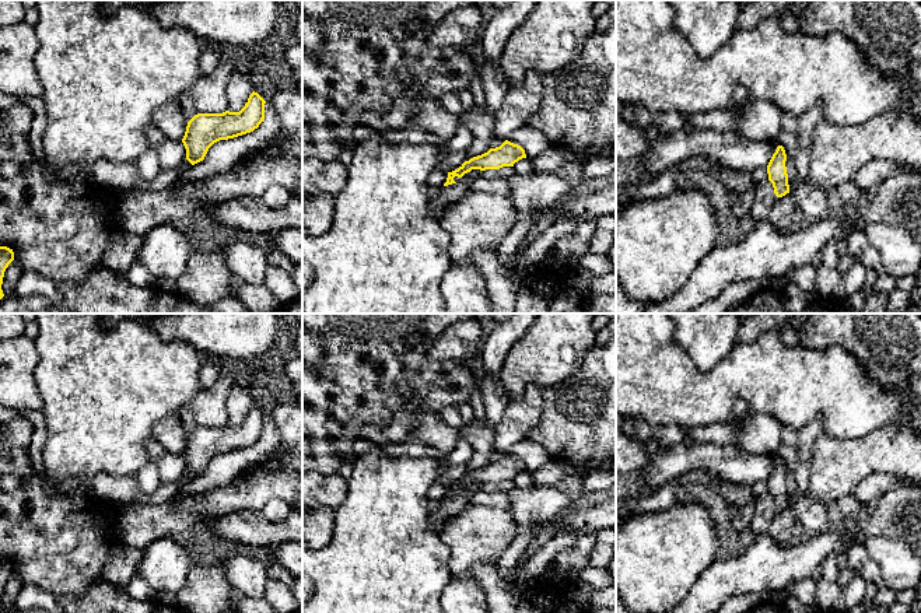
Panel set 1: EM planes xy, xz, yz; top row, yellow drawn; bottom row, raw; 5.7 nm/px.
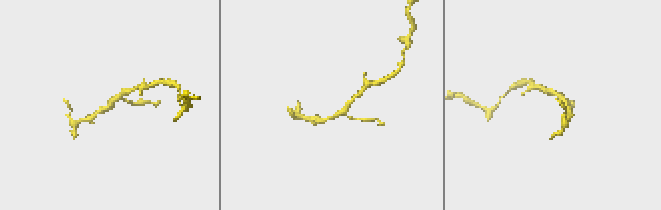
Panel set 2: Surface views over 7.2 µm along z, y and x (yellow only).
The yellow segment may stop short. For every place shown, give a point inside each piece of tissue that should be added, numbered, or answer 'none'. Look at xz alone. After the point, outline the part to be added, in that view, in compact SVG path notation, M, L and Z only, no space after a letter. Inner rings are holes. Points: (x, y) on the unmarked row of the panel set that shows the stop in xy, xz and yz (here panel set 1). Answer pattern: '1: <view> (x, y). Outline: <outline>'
none

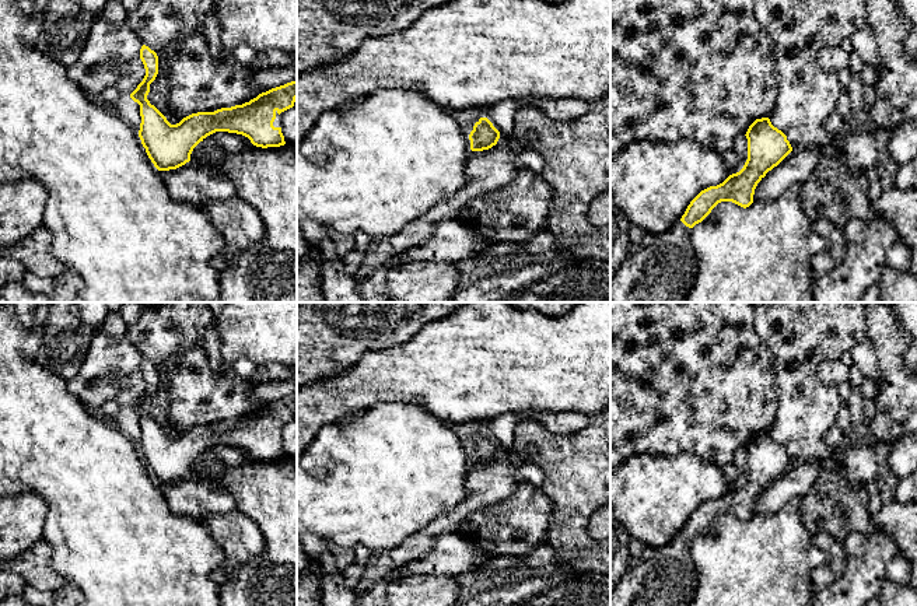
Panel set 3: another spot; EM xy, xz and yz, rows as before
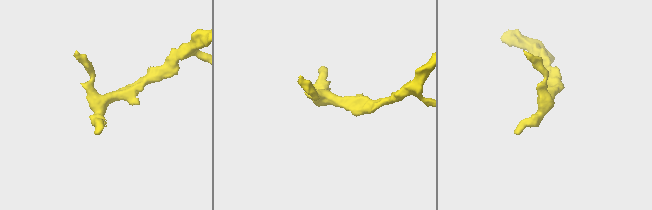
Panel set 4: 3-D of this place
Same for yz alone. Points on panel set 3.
1: yz (667, 575). Outline: M680 533L664 547L645 546L610 591L610 606L690 606L700 582L690 547Z

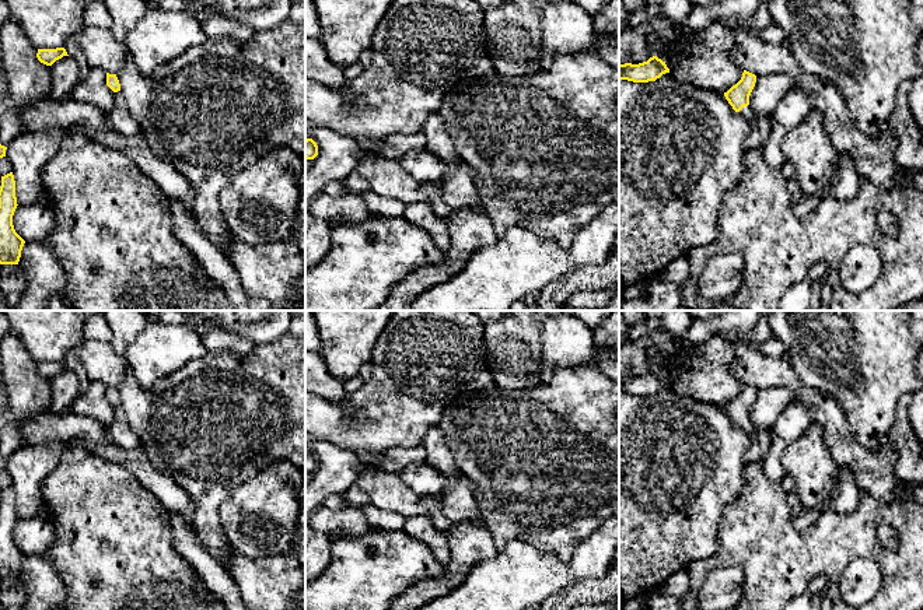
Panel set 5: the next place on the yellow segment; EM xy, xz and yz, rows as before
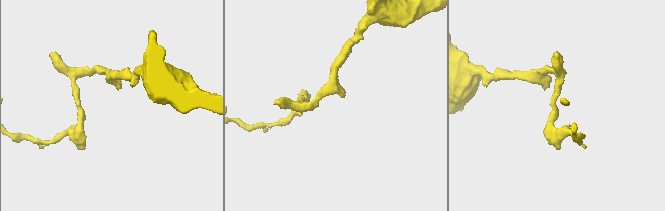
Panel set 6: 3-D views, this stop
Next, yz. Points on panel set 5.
1: yz (747, 426). Outline: M744 420L740 425L741 430L744 430L751 438L756 434L758 427L752 424L752 421Z

